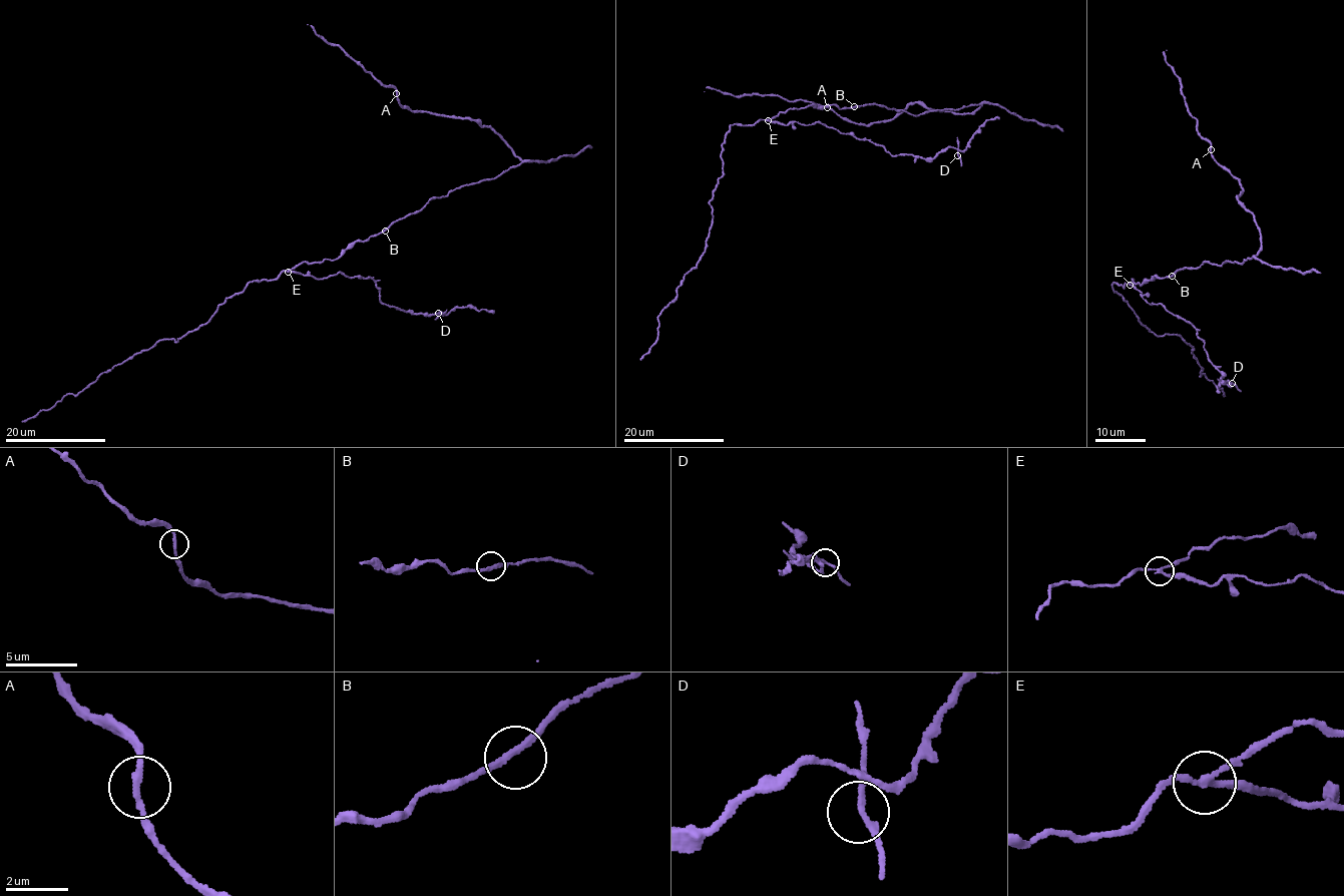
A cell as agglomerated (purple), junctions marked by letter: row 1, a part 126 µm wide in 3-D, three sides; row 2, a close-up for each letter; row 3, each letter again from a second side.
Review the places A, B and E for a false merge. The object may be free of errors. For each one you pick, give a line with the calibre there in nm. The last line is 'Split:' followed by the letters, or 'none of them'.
E: 170 nm
Split: E

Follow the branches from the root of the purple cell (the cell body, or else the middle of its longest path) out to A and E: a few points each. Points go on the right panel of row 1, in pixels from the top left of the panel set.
A: (1174, 274), (1206, 262), (1242, 264), (1260, 248), (1253, 214), (1238, 201), (1239, 180), (1211, 149)
E: (1174, 274), (1159, 279), (1154, 275), (1142, 286), (1133, 283), (1133, 279), (1130, 284)

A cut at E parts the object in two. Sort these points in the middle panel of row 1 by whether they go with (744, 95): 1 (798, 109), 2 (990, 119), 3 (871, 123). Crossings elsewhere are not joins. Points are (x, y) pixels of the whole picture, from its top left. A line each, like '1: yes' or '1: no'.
1: yes
2: no
3: yes

